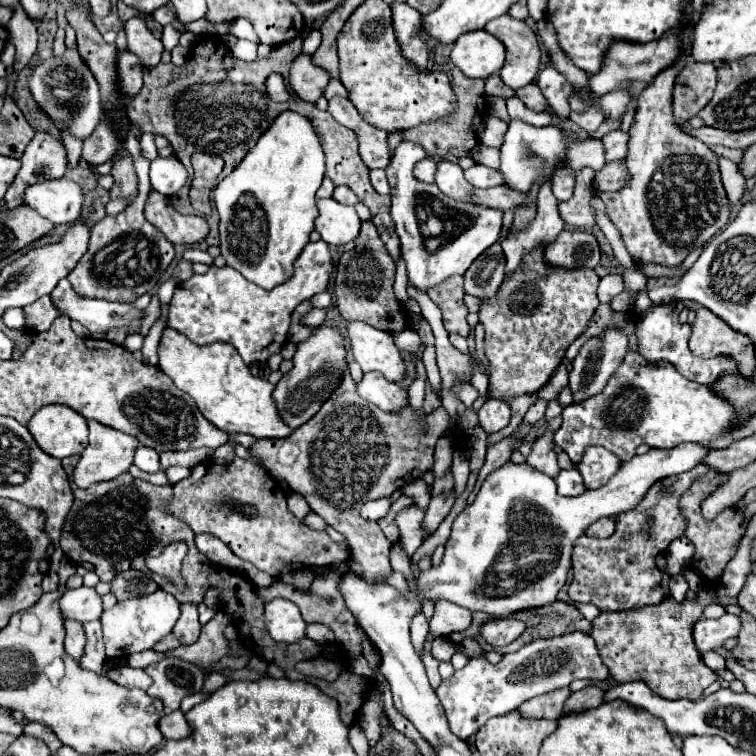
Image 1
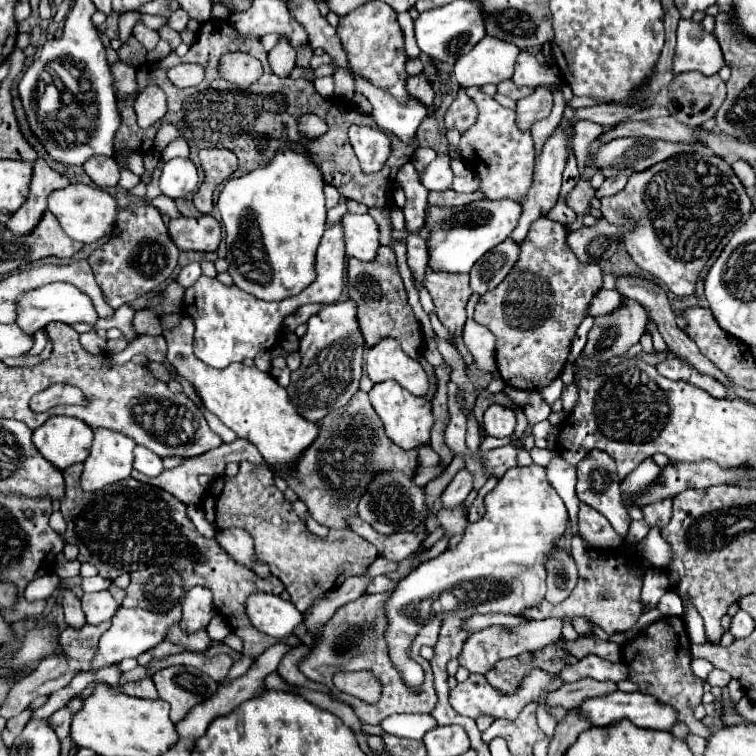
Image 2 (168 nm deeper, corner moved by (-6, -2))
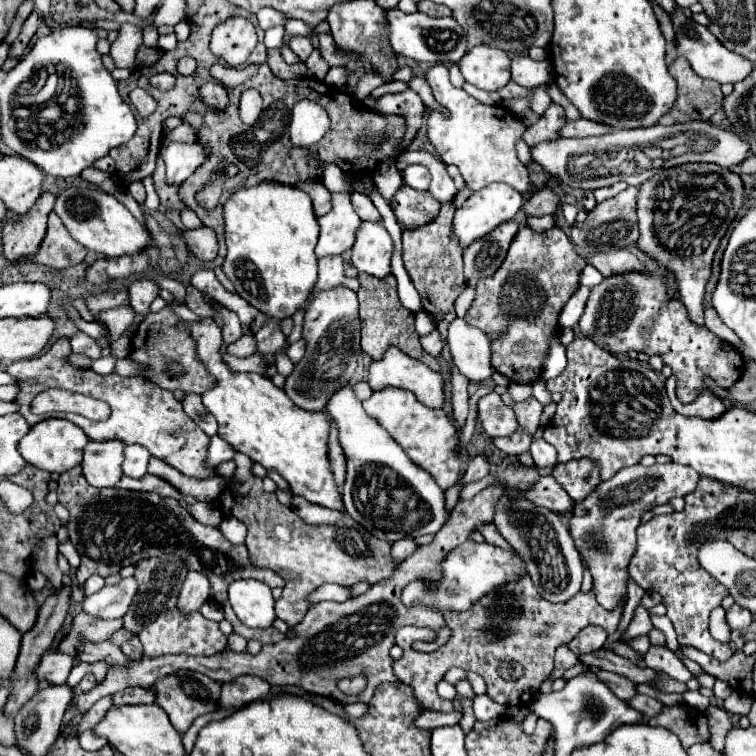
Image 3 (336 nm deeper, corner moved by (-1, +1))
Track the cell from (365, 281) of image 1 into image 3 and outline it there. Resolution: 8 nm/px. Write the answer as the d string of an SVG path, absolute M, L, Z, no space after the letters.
M359 274L361 290L359 290L359 318L361 318L361 348L373 360L381 360L389 346L399 348L403 354L429 364L435 372L441 372L439 362L425 354L419 344L419 334L413 328L413 312L407 310L397 296L397 282L395 278L373 278L369 274Z

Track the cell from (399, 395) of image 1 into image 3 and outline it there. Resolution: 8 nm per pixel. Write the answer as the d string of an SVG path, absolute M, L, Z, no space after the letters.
M385 388L381 392L373 392L371 398L363 402L369 416L377 418L381 426L403 446L403 450L409 454L409 458L425 468L437 484L447 490L461 478L461 460L459 460L459 436L457 428L451 422L451 418L443 410L433 410L421 404L413 392L397 390L397 388Z

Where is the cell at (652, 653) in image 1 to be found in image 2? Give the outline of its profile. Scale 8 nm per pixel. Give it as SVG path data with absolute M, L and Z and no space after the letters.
M662 617L648 625L622 647L622 661L628 665L628 679L638 685L638 691L650 693L658 701L674 707L680 713L680 721L684 721L692 733L704 739L710 737L708 727L694 717L694 707L702 705L706 681L692 673L690 639L682 617Z

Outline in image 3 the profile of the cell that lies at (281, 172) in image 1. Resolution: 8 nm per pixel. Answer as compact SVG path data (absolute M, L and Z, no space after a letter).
M259 182L253 188L233 192L223 212L227 240L223 272L233 282L235 292L259 312L279 320L305 308L317 282L315 244L319 236L309 196L281 182Z

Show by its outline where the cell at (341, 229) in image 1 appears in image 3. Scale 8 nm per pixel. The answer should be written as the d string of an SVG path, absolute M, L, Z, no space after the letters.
M363 222L353 246L353 266L375 278L391 276L393 240L381 222Z

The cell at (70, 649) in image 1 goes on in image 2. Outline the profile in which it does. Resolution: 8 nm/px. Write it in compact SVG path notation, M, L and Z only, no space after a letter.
M70 591L64 593L64 615L66 615L66 625L70 629L82 629L82 625L86 625L86 617L82 613L80 599Z

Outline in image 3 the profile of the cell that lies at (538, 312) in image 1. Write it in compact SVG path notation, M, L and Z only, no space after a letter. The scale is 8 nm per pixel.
M527 226L519 228L501 268L493 276L481 278L477 282L475 300L465 314L465 322L483 330L485 334L507 330L507 334L501 340L491 342L491 364L497 372L515 382L535 382L541 376L541 366L549 350L549 340L553 338L559 326L557 324L559 312L563 310L565 302L573 296L573 292L579 288L579 274L583 268L585 260L575 252L573 244L569 242L569 238L561 228L551 228L545 234L527 230Z

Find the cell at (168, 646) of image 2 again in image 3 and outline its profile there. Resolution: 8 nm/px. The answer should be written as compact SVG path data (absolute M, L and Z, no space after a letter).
M138 637L121 645L121 650L127 654L131 660L138 660L143 653L143 646Z

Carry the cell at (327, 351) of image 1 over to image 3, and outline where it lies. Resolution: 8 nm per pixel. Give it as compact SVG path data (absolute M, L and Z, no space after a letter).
M345 286L317 292L305 310L303 338L307 340L307 352L285 382L285 394L303 410L325 410L325 402L337 386L345 386L357 368L361 354L359 346L359 314L357 294Z

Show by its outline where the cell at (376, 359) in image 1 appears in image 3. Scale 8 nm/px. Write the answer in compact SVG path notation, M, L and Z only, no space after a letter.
M397 348L389 350L381 362L371 364L369 386L373 390L385 390L387 386L409 390L429 408L443 408L445 404L441 374L415 358L407 358Z

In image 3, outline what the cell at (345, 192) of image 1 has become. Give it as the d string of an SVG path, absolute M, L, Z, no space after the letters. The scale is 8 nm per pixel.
M353 192L351 198L353 198L353 208L355 208L355 212L359 214L361 220L365 220L365 222L379 222L381 220L381 214L377 212L373 202L365 194Z

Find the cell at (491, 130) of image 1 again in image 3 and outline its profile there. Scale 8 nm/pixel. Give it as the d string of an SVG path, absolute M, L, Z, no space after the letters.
M445 64L431 66L425 72L425 78L433 90L433 96L439 106L447 110L443 114L435 108L425 108L427 112L427 136L433 144L437 156L445 164L455 164L465 180L465 184L477 192L491 182L505 182L517 188L521 194L529 192L533 182L529 178L529 170L519 162L515 152L515 142L523 136L525 126L519 118L507 112L503 106L485 106L477 102L473 96L465 94L465 90L455 88L449 82L449 70Z

